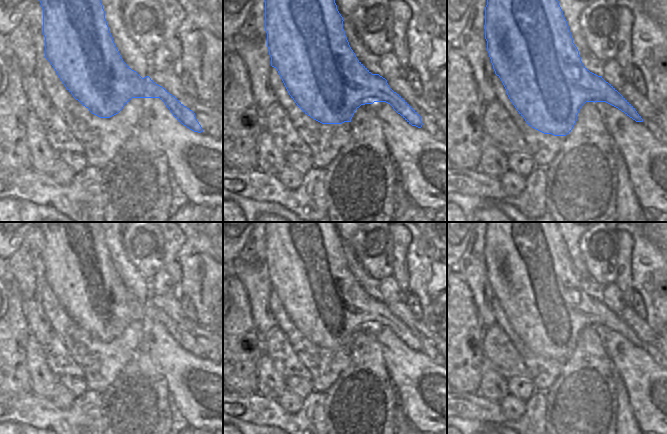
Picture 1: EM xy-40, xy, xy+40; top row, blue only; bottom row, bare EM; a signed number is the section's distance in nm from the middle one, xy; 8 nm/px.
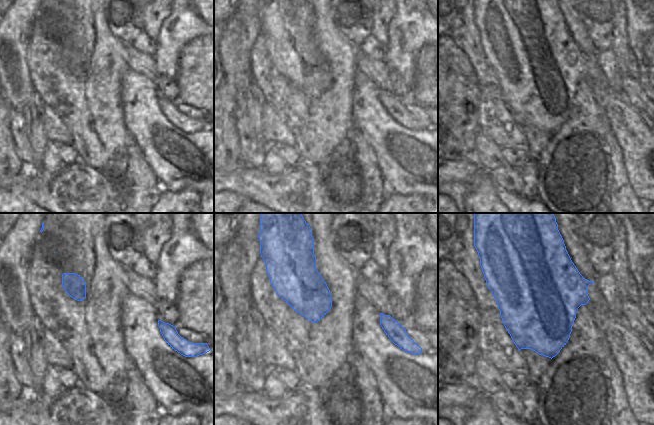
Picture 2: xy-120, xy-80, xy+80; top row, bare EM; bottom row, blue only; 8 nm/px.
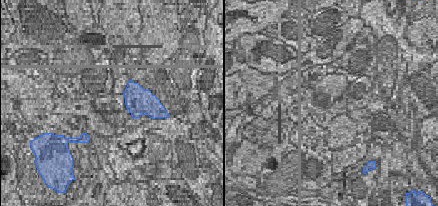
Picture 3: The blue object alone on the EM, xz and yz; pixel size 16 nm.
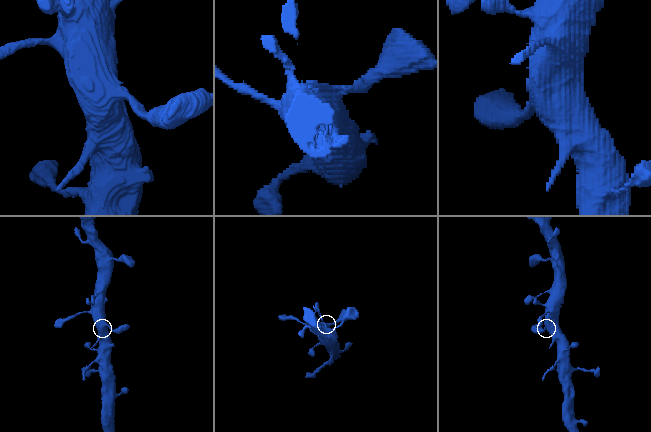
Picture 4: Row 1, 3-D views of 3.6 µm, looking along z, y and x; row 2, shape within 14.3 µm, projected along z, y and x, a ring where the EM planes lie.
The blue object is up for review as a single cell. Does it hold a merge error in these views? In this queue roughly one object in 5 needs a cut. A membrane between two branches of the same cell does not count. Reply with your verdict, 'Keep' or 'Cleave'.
Keep

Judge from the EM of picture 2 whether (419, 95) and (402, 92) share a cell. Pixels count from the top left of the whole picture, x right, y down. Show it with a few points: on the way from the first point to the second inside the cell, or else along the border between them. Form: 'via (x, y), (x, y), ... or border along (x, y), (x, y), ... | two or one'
border along (410, 88), (414, 102) | two

